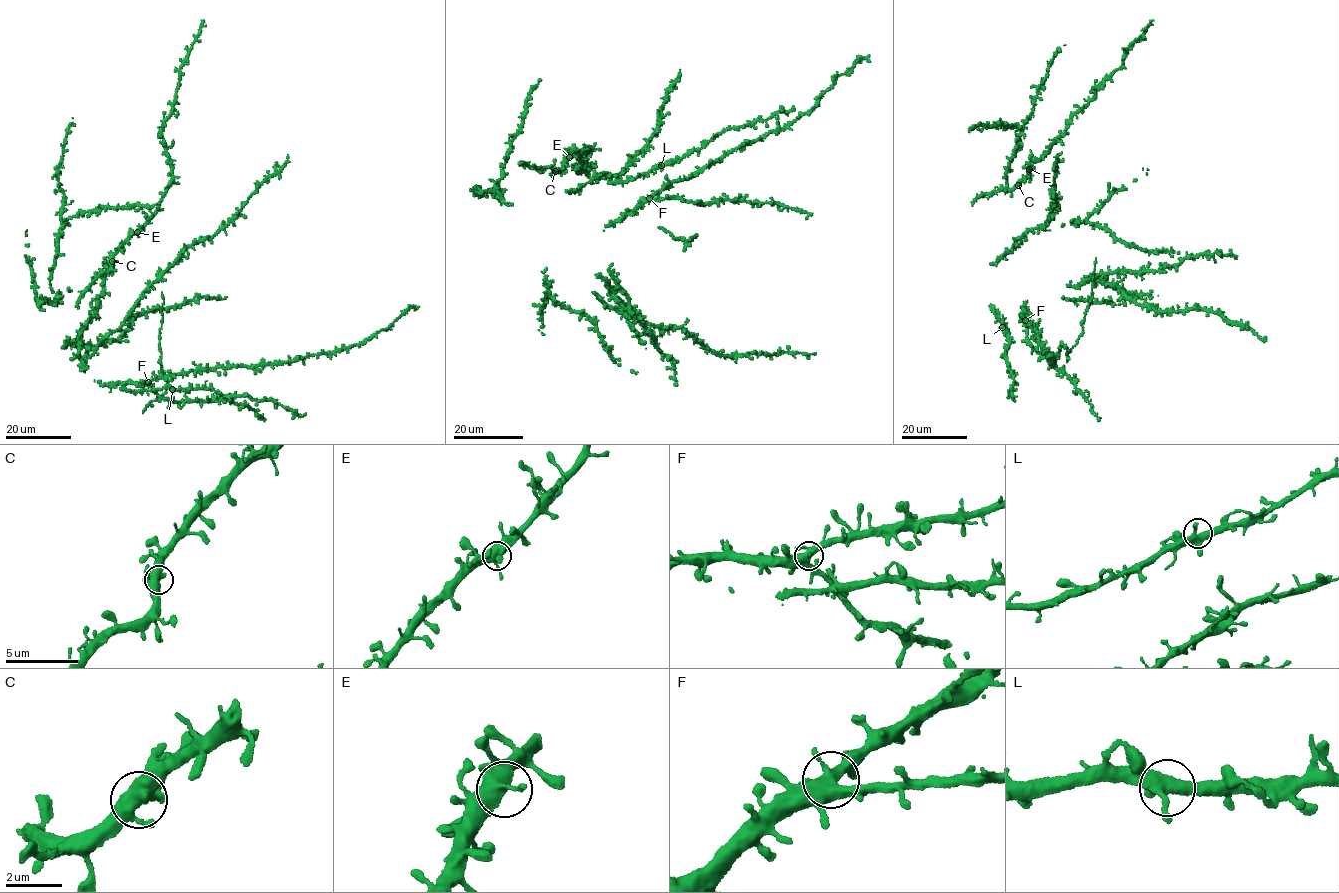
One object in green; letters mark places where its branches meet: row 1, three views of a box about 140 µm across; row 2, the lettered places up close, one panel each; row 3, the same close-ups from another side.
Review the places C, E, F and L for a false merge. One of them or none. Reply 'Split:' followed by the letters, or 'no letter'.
Split: no letter

